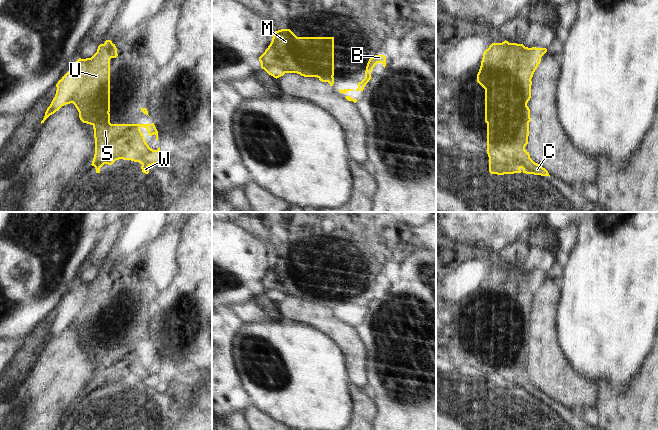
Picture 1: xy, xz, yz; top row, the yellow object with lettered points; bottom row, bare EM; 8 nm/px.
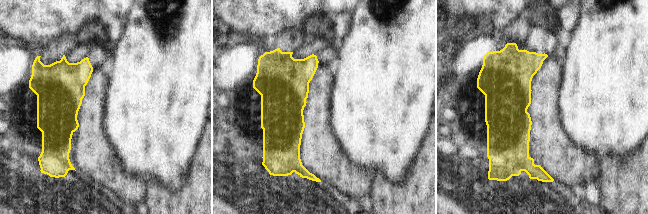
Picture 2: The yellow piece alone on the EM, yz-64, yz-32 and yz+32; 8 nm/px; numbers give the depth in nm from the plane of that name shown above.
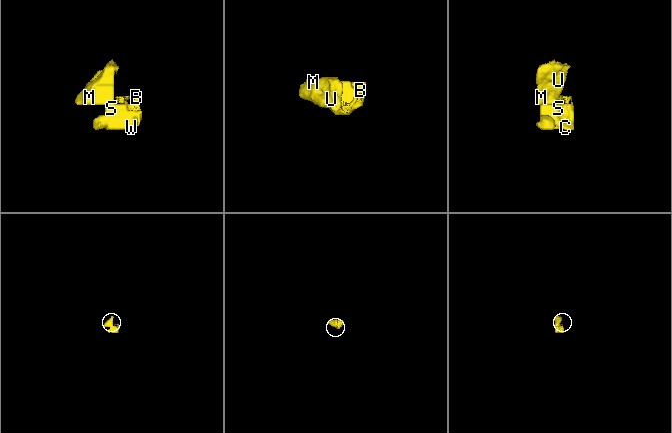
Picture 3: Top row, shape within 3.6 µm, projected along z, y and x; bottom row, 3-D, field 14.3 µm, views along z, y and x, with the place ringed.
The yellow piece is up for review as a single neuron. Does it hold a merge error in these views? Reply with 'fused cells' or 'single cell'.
fused cells

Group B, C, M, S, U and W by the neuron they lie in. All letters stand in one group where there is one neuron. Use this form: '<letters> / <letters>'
B C S W / M U

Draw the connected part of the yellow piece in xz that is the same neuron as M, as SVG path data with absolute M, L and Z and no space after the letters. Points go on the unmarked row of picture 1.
M281 253L274 256L259 285L261 292L276 303L285 297L333 301L334 261L297 261L290 253Z

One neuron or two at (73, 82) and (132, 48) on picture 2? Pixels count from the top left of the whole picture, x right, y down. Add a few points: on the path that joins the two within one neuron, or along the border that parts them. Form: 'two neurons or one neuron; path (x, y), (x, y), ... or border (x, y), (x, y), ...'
two neurons; border (107, 71), (107, 90), (104, 94)

